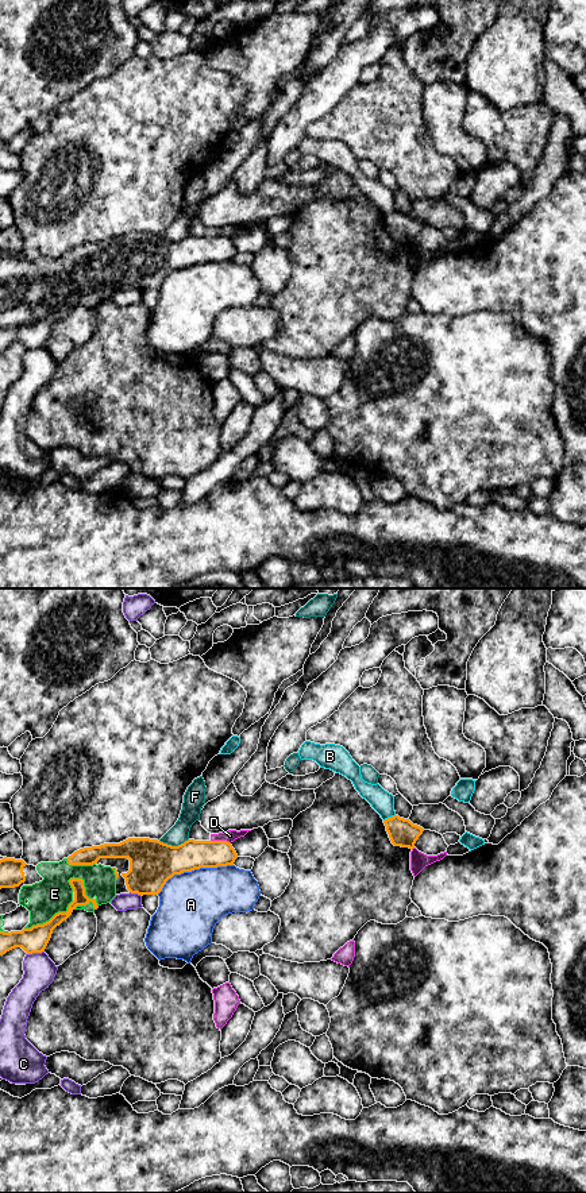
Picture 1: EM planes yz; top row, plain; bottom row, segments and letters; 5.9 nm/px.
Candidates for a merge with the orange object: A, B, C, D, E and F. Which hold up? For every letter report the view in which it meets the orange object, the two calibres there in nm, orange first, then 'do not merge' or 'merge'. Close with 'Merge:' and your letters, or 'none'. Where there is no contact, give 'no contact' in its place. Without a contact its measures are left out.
A: yz | 280/380 nm | do not merge
B: yz | 160/140 nm | do not merge
C: yz | 150/190 nm | do not merge
D: yz | 180/70 nm | do not merge
E: yz | 80/220 nm | merge
F: yz | 280/120 nm | do not merge
Merge: E

